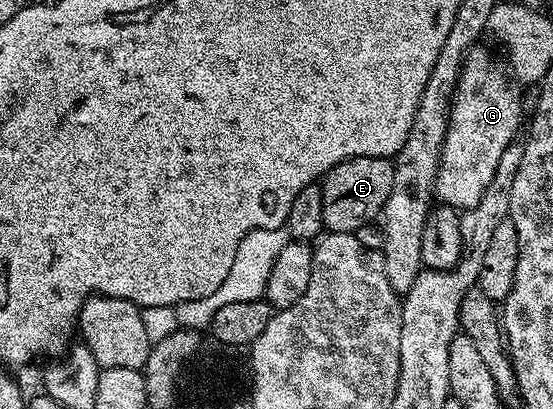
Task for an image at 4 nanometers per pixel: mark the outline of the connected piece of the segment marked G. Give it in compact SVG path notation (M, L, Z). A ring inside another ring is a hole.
M474 45L464 56L464 66L448 104L448 128L434 186L435 198L460 213L480 204L490 181L494 181L502 153L506 153L519 131L521 134L520 118L524 115L520 104L521 88L511 74L492 75L492 55L480 46Z

